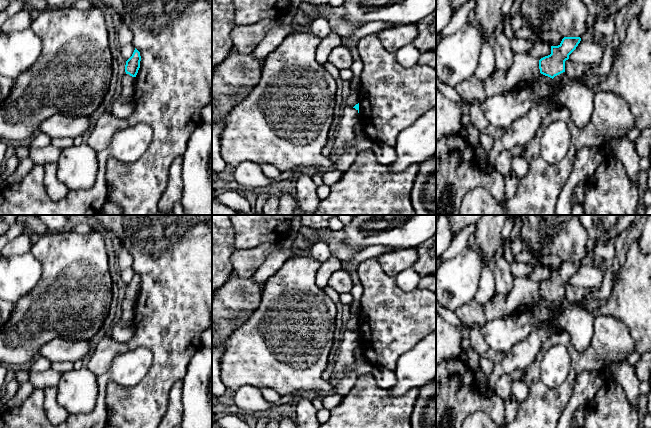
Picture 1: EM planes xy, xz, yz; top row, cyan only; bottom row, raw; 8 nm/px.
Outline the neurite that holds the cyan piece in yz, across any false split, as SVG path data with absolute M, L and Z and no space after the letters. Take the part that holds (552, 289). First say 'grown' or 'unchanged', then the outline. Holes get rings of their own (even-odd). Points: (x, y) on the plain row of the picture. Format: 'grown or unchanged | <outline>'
unchanged | M564 261L558 270L551 270L551 278L539 284L540 297L553 303L565 296L565 285L580 265L580 261Z

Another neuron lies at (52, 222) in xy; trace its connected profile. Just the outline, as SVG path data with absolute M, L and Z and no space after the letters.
M37 215L48 231L64 231L68 225L66 215Z

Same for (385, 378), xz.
M374 365L371 372L378 386L382 389L390 389L396 384L396 376L394 371L387 368Z

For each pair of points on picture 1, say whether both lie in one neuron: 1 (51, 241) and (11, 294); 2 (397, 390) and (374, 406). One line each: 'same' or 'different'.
1: different
2: different

